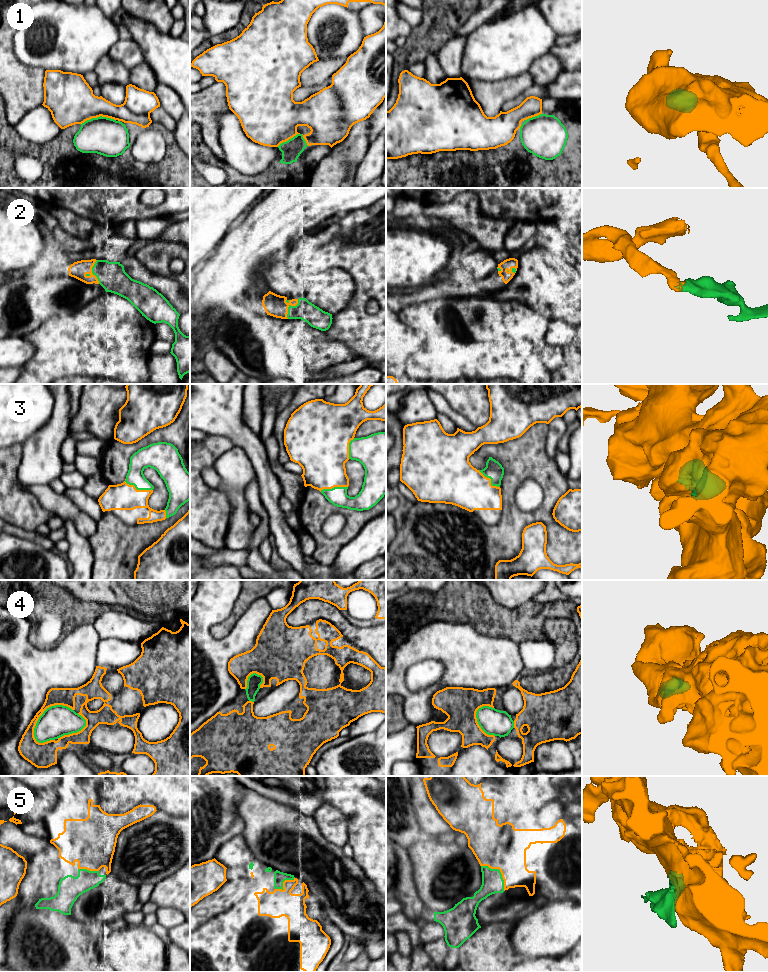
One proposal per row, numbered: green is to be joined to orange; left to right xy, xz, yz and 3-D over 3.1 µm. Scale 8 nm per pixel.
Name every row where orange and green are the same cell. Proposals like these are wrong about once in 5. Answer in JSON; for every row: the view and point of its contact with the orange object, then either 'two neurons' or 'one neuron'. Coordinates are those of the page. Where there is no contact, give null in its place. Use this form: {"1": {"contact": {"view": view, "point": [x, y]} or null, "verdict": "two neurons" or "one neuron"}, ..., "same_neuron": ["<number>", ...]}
{"1": {"contact": {"view": "xy", "point": [98, 116]}, "verdict": "one neuron"}, "2": {"contact": {"view": "xz", "point": [288, 306]}, "verdict": "one neuron"}, "3": {"contact": {"view": "xy", "point": [138, 490]}, "verdict": "one neuron"}, "4": {"contact": {"view": "xy", "point": [44, 710]}, "verdict": "two neurons"}, "5": {"contact": {"view": "yz", "point": [500, 871]}, "verdict": "one neuron"}, "same_neuron": ["1", "2", "3", "5"]}

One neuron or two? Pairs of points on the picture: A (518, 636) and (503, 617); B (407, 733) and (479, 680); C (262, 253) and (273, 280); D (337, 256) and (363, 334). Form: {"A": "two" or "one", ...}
{"A": "one", "B": "two", "C": "two", "D": "one"}

